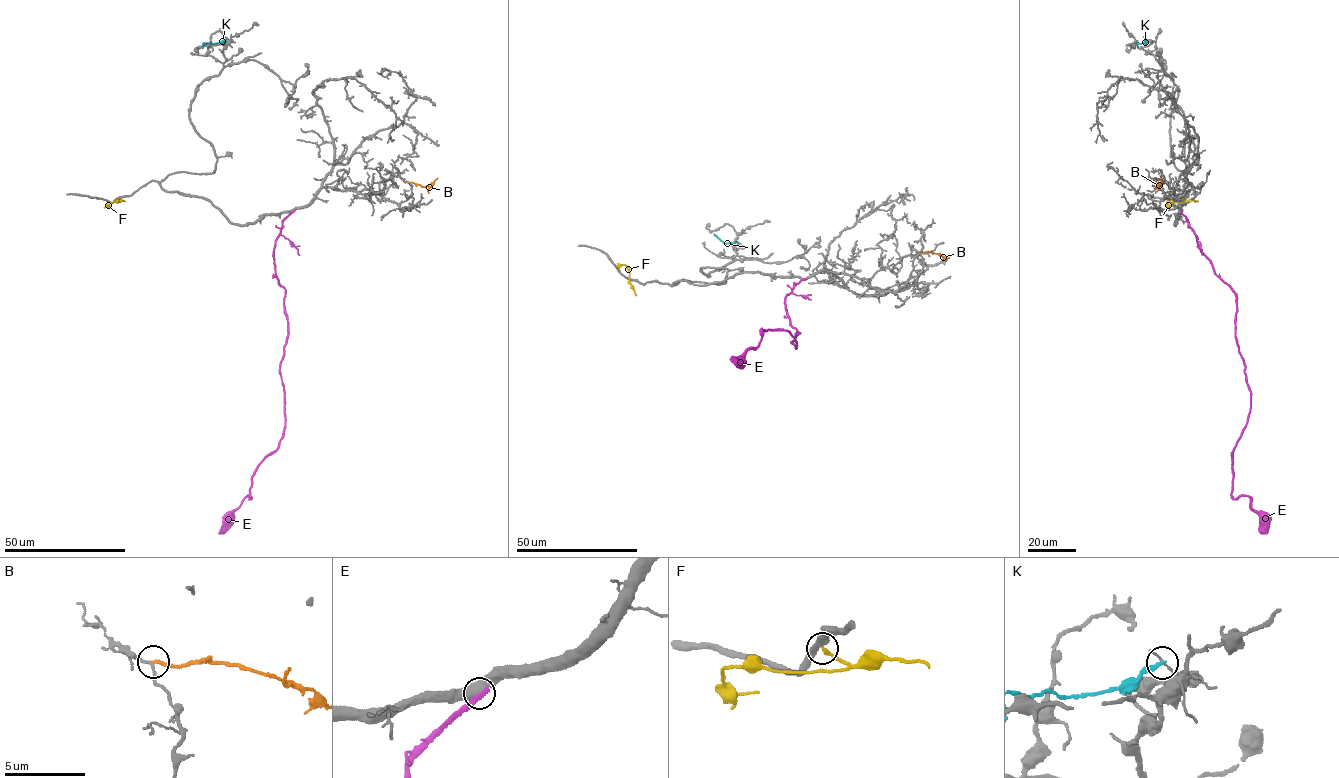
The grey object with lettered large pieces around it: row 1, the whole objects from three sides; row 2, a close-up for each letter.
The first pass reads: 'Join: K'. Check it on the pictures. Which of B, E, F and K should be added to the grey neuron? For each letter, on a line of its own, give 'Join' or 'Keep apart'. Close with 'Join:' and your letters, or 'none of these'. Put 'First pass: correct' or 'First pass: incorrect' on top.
First pass: incorrect
B: Keep apart
E: Join
F: Keep apart
K: Keep apart
Join: E

